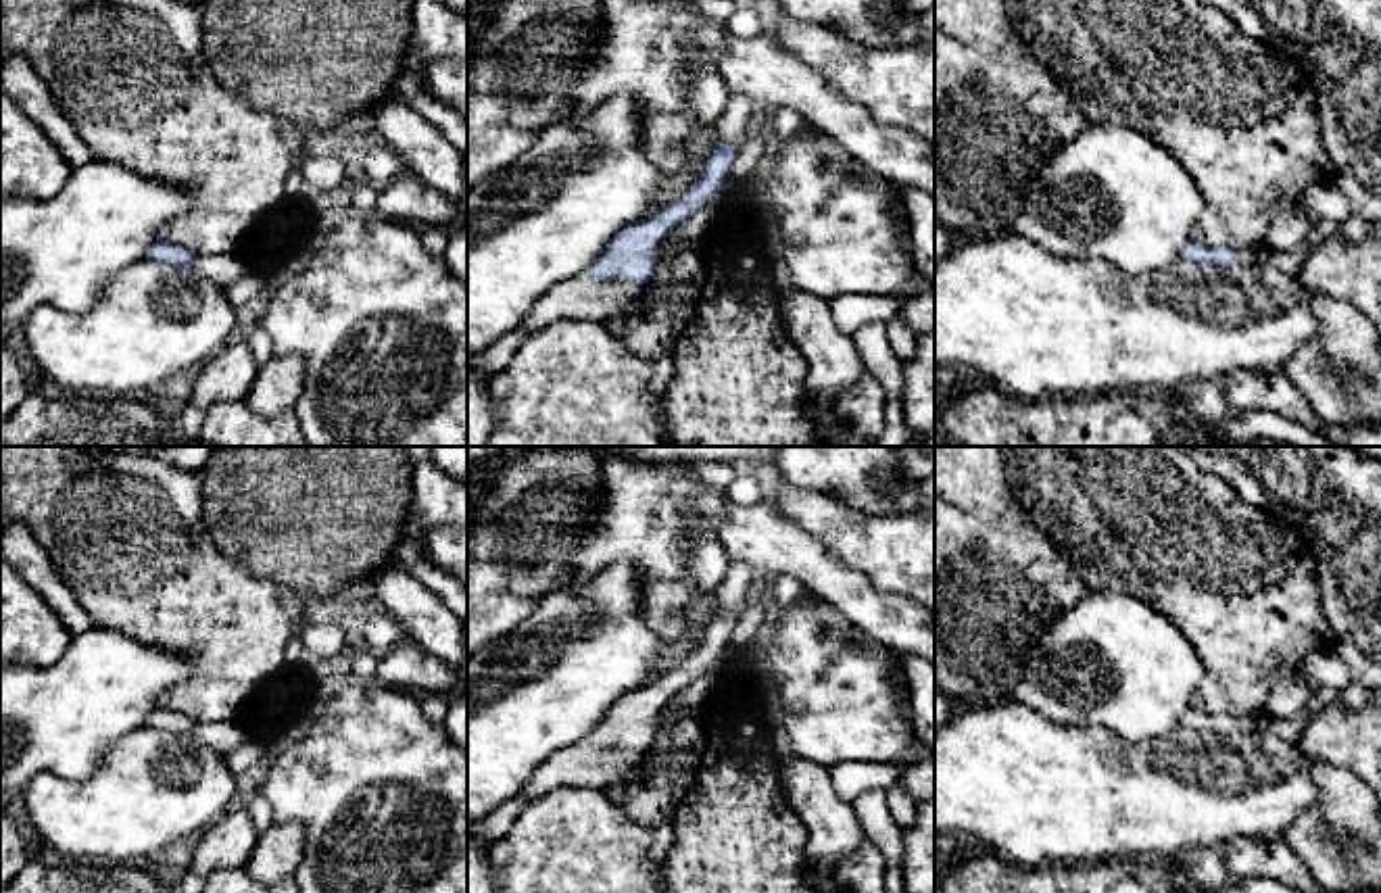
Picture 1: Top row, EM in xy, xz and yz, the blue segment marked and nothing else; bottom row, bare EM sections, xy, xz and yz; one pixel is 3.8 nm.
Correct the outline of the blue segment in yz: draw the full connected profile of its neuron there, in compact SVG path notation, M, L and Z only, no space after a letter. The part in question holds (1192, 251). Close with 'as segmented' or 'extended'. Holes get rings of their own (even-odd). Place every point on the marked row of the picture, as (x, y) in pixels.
M1187 240L1179 252L1189 263L1212 263L1214 267L1231 267L1235 263L1254 265L1262 255L1264 246L1237 252L1229 246L1206 246L1195 240Z; extended

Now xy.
M156 240L146 250L146 259L167 263L173 267L190 267L196 259L196 252L177 242Z; as segmented

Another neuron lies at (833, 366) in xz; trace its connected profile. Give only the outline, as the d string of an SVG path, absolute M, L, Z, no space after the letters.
M780 286L780 323L807 363L805 388L809 396L828 394L837 401L843 392L862 384L866 369L853 336L834 325L828 300Z

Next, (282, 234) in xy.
M290 196L259 219L240 240L236 255L248 273L275 282L288 273L300 252L317 242L321 223L319 202Z

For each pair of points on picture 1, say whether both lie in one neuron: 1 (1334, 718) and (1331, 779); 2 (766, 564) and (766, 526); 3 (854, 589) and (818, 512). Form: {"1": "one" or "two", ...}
{"1": "two", "2": "one", "3": "two"}

